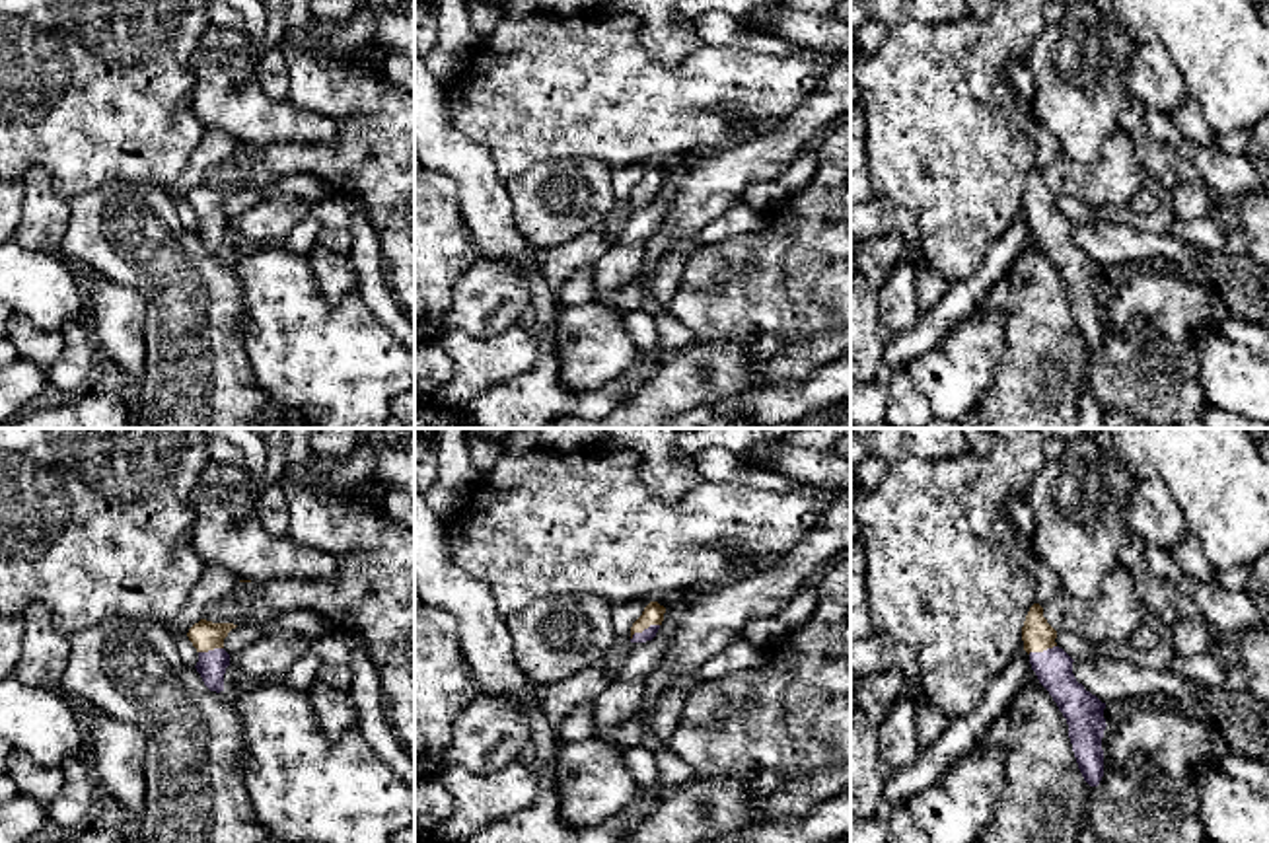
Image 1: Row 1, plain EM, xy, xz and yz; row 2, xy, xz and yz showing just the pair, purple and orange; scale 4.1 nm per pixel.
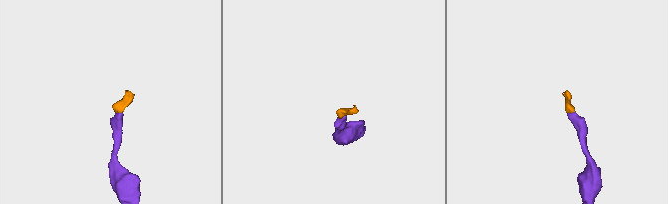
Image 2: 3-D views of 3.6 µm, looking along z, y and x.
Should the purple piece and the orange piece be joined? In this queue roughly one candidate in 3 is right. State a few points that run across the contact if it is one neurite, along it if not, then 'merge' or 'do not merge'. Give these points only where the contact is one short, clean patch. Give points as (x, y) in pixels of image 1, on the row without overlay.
line xz (649, 197), (645, 193), (652, 178); merge

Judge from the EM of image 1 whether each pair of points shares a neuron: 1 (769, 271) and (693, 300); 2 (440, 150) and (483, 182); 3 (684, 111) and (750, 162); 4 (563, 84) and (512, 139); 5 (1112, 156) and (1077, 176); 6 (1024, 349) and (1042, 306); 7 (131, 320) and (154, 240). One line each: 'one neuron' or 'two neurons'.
1: one neuron
2: one neuron
3: two neurons
4: one neuron
5: one neuron
6: one neuron
7: two neurons

